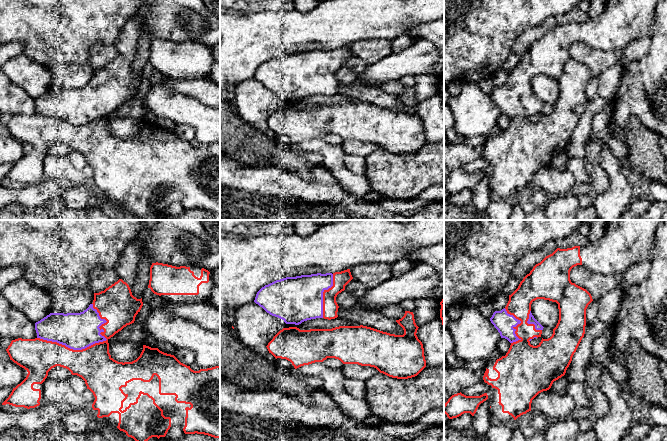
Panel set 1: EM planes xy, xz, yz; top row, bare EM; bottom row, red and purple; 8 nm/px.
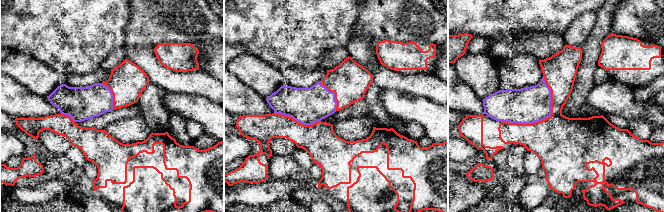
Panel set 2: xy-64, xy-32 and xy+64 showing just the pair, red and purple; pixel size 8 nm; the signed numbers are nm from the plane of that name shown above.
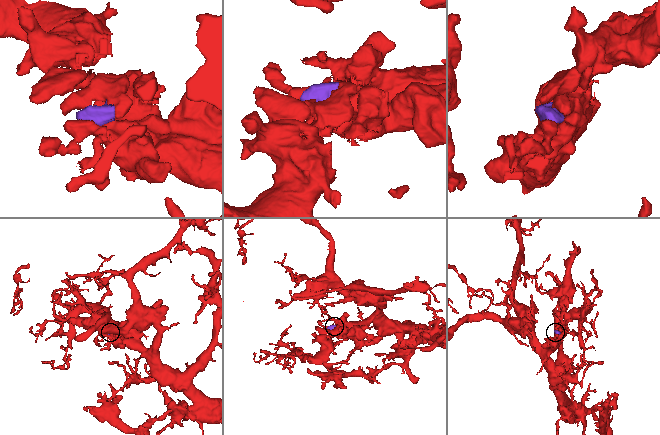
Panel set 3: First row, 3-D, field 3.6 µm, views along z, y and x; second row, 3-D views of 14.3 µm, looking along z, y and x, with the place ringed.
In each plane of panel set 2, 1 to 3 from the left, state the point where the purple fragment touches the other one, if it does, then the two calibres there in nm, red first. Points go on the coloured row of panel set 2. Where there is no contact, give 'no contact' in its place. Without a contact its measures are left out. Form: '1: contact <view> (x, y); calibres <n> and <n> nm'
1: contact xy-64 (113, 95); calibres 300 and 260 nm
2: contact xy-32 (296, 121); calibres 280 and 300 nm
3: contact xy+64 (546, 118); calibres 440 and 300 nm

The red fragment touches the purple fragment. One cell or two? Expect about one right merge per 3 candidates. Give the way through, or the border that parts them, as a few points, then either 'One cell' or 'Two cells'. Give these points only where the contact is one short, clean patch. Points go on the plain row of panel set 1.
One cell

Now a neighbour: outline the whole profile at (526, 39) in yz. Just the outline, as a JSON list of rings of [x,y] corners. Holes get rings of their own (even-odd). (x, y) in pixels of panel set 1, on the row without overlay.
[[[549,16],[539,25],[526,28],[511,47],[510,54],[503,65],[503,69],[511,71],[533,43],[540,39],[546,32],[552,30],[556,25],[556,17]]]

